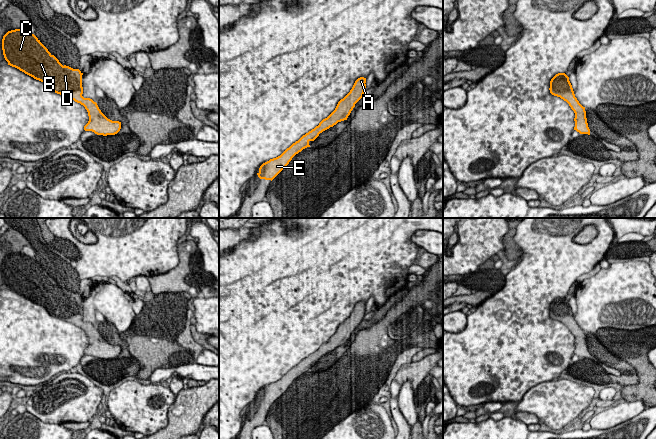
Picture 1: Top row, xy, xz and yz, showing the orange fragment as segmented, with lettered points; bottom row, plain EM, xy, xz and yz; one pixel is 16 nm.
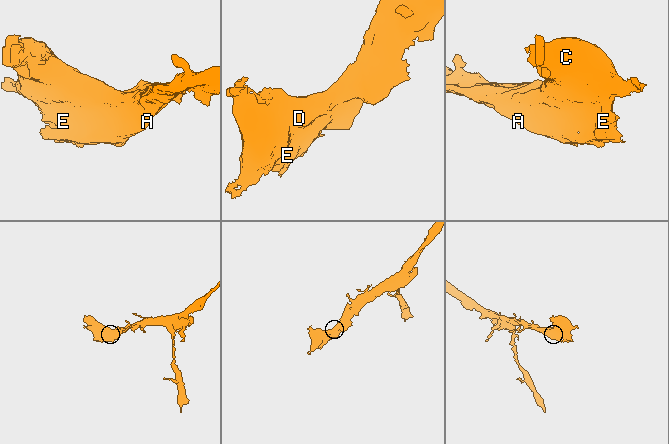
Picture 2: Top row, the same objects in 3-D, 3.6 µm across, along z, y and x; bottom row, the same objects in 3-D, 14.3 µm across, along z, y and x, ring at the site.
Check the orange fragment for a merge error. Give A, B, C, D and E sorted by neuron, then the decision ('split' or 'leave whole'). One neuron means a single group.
groups A B C D E; leave whole

